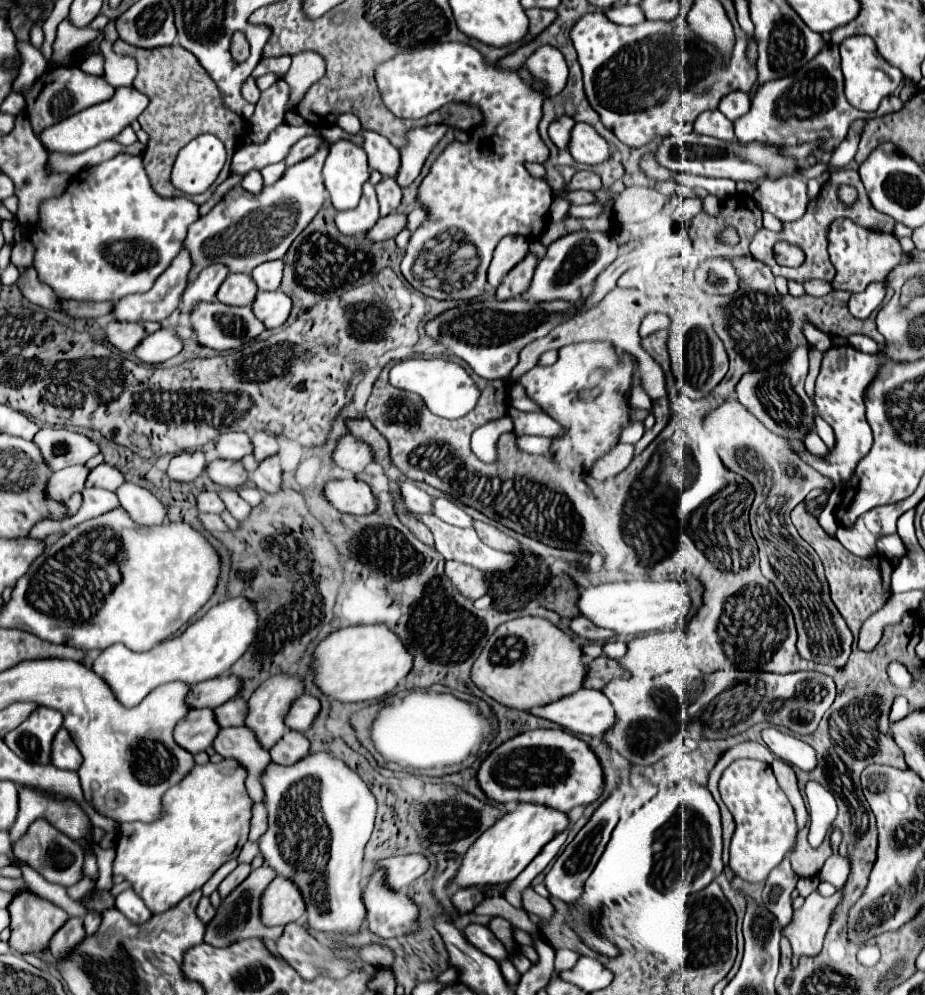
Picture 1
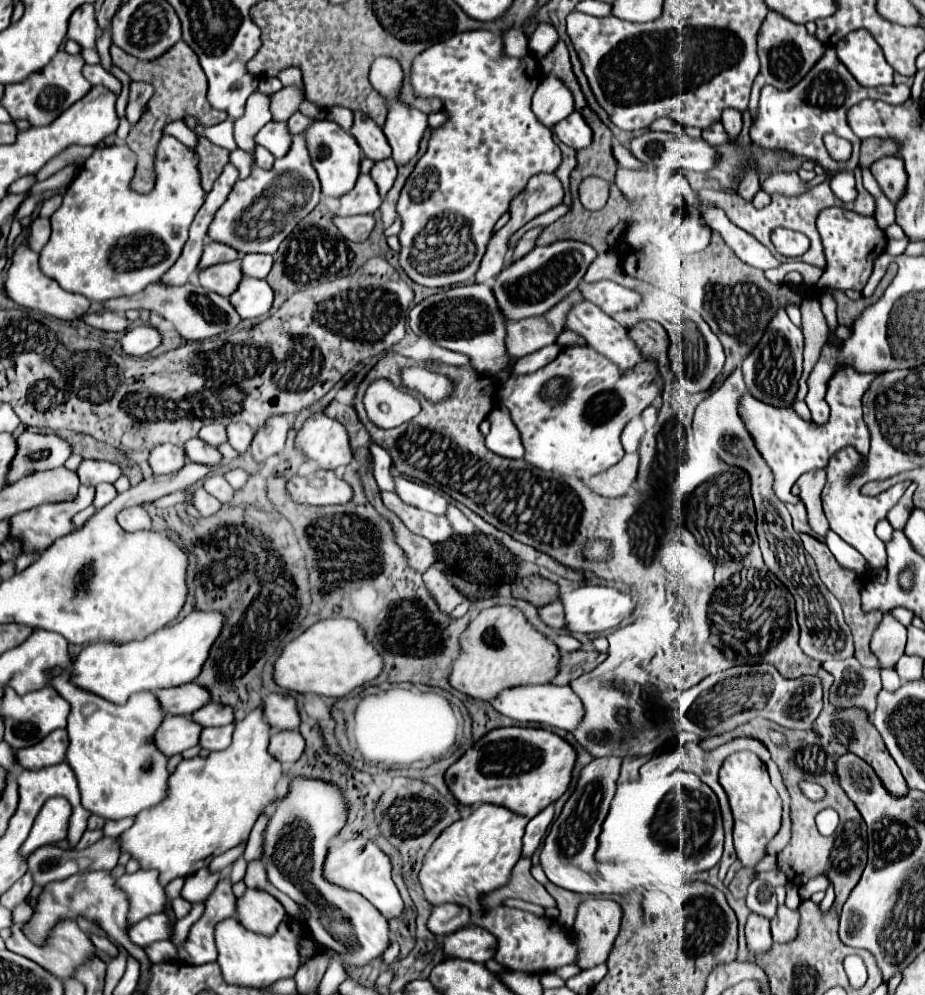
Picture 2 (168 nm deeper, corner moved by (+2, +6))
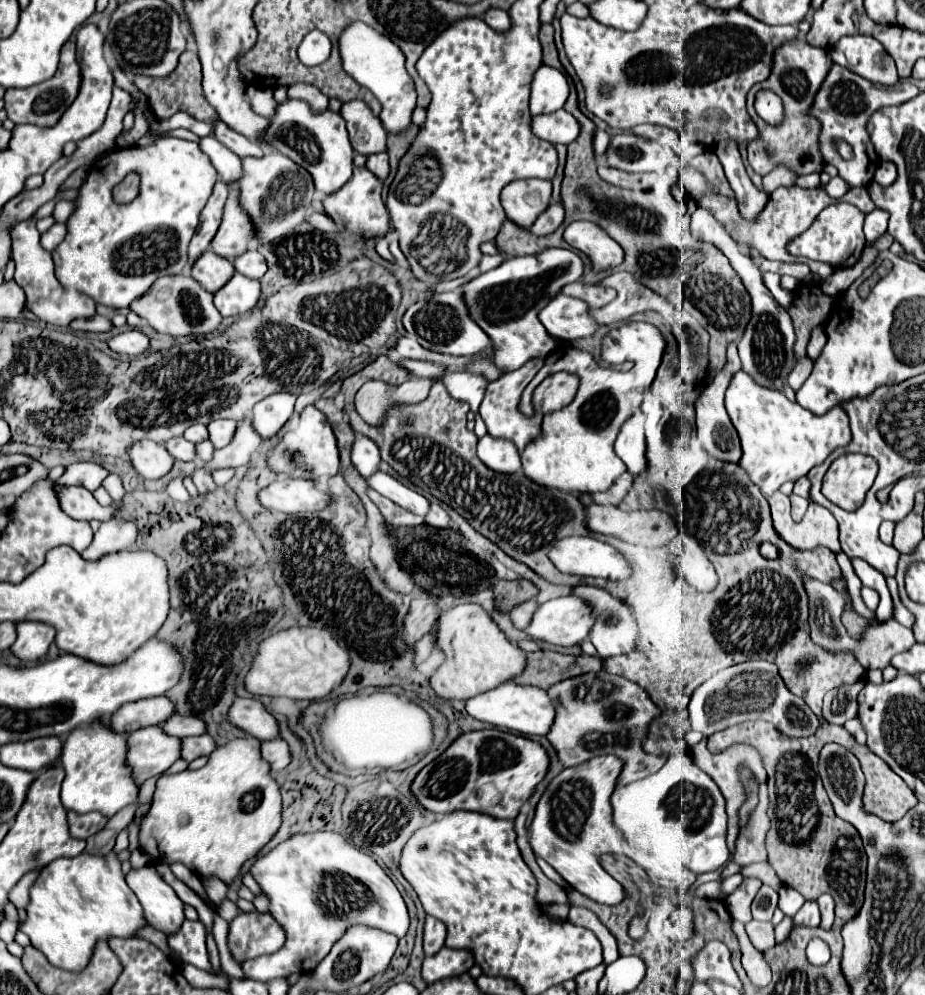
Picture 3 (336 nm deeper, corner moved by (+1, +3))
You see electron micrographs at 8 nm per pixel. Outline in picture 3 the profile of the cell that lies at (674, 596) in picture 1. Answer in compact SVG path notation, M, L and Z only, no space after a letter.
M569 595L543 603L525 631L535 641L571 647L587 639L593 625L593 605L581 597Z

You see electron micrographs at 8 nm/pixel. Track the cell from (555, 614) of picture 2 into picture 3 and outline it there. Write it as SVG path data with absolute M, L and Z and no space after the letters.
M531 599L531 601L525 601L523 605L513 607L513 609L509 611L509 615L511 615L511 619L513 619L515 627L525 629L525 627L531 623L531 619L533 619L533 615L535 615L537 607L539 607L539 603L537 603L537 601L533 601L533 599Z

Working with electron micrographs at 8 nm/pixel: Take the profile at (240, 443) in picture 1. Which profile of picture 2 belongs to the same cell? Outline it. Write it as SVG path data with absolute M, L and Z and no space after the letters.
M208 424L208 426L202 426L200 428L200 434L198 434L206 444L210 446L218 446L222 442L226 442L226 428L222 424Z

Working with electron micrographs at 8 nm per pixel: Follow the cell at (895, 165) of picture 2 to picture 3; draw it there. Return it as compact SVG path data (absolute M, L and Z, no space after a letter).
M889 161L881 163L875 171L875 181L883 187L891 185L895 181L895 177L897 177L897 167L895 167L895 163L889 163Z

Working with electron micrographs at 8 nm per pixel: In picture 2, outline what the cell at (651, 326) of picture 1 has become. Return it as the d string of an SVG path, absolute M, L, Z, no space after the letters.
M582 280L578 290L586 300L590 300L598 308L602 308L608 316L640 304L640 296L636 292L616 284L612 280L600 280L594 284L588 284Z

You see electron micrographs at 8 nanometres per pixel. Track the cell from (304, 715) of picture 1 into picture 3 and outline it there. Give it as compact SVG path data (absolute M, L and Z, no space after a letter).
M237 699L229 711L233 725L241 727L245 733L267 741L279 735L279 721L259 699Z

